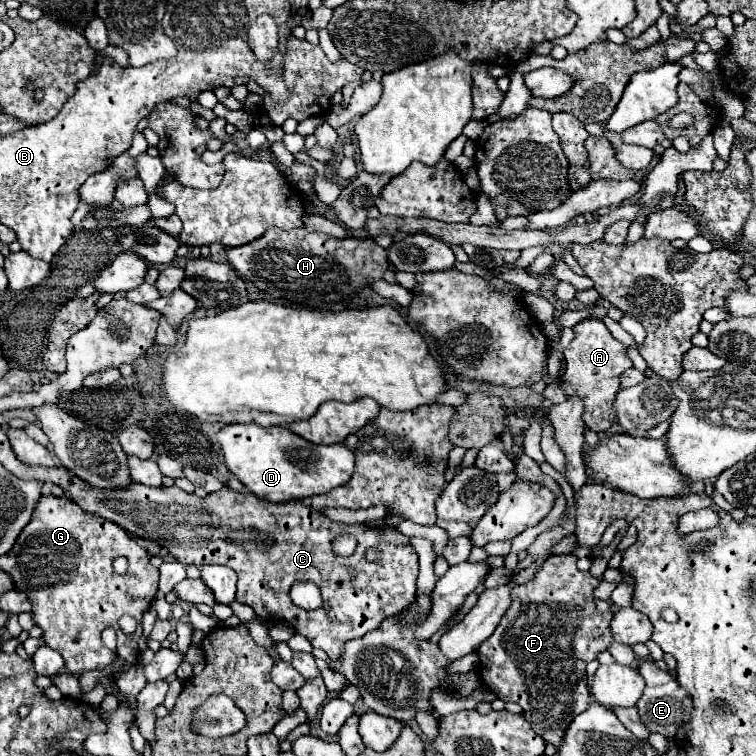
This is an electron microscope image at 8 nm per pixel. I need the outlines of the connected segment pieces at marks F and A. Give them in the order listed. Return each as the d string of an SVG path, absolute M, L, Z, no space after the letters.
M571 553L551 555L529 583L517 585L513 589L511 607L501 617L495 633L487 641L483 641L477 651L481 661L479 675L483 685L499 699L519 703L523 707L523 717L529 721L533 731L555 747L559 747L563 731L567 729L571 719L589 707L585 665L613 643L613 635L609 629L613 613L597 611L593 597L593 589L601 583L601 579L591 579L591 573L579 571L575 563L577 557Z
M585 319L573 327L575 337L565 349L565 371L561 375L561 383L567 395L581 395L585 401L583 421L593 431L607 431L617 417L615 411L615 397L619 391L619 375L633 367L631 359L627 357L627 347L617 341L609 329L599 319Z

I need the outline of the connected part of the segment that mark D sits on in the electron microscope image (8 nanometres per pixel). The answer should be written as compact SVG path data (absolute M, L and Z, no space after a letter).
M255 423L227 425L217 433L227 469L257 497L285 503L305 499L345 485L353 475L355 455L345 445L313 445L285 427L259 427Z

